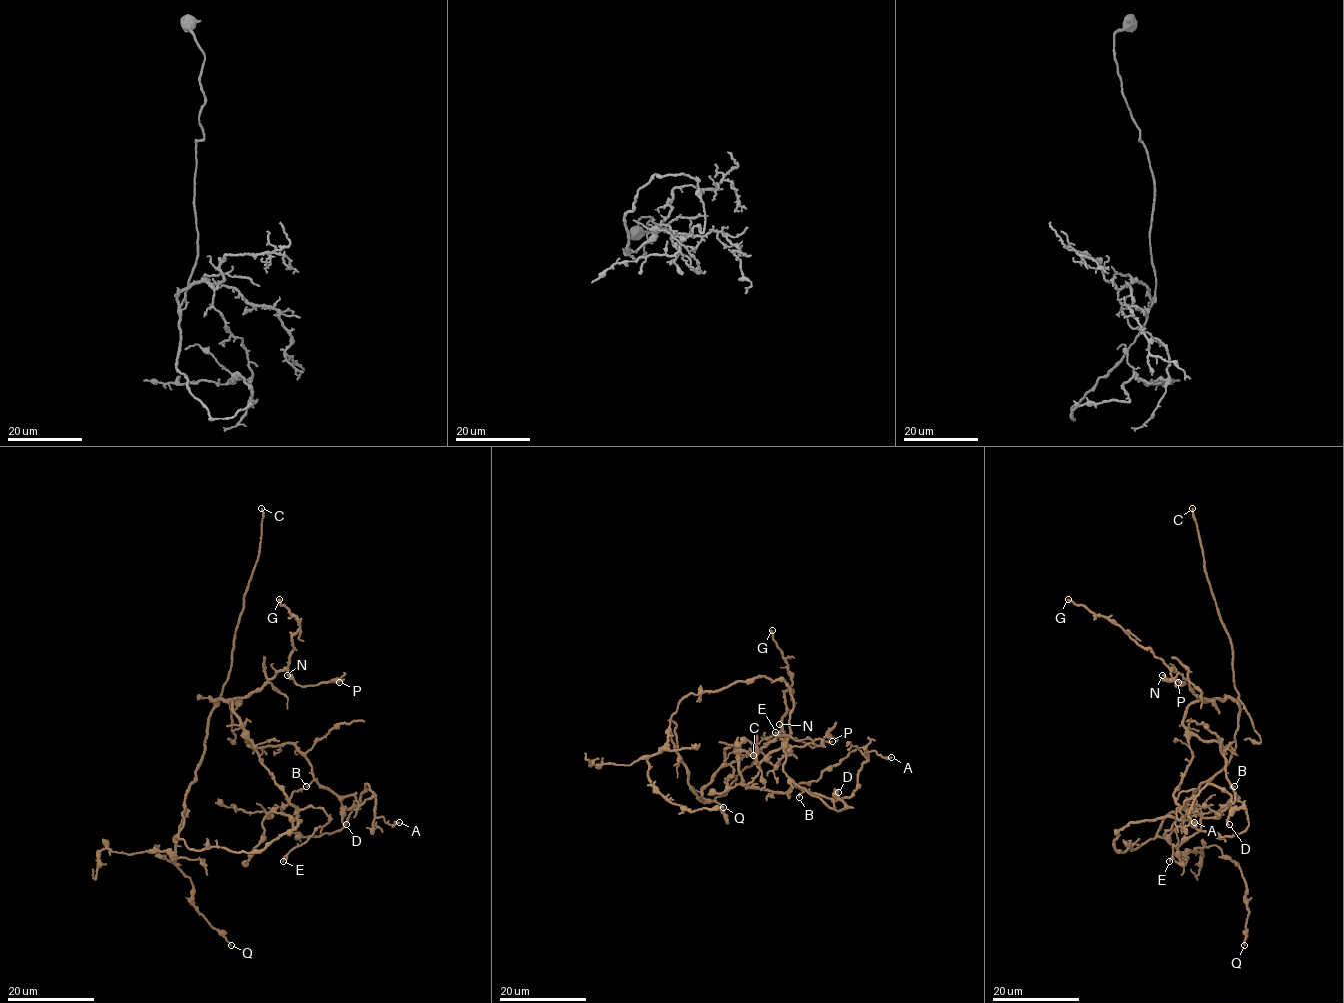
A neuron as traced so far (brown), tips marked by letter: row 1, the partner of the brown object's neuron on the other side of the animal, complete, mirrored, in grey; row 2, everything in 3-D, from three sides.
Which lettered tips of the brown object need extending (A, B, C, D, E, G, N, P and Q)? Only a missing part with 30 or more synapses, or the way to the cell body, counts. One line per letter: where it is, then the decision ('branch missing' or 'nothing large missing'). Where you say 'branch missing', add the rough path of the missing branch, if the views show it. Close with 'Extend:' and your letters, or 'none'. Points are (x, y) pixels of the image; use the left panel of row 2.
A: at (399, 822); nothing large missing
B: at (306, 786); nothing large missing
C: at (261, 508); branch missing; missing branch runs (261, 508), (249, 482), (241, 474), (247, 461), (259, 459)
D: at (346, 824); nothing large missing
E: at (283, 861); nothing large missing
G: at (279, 599); nothing large missing
N: at (287, 675); nothing large missing
P: at (339, 682); nothing large missing
Q: at (231, 945); nothing large missing
Extend: C

